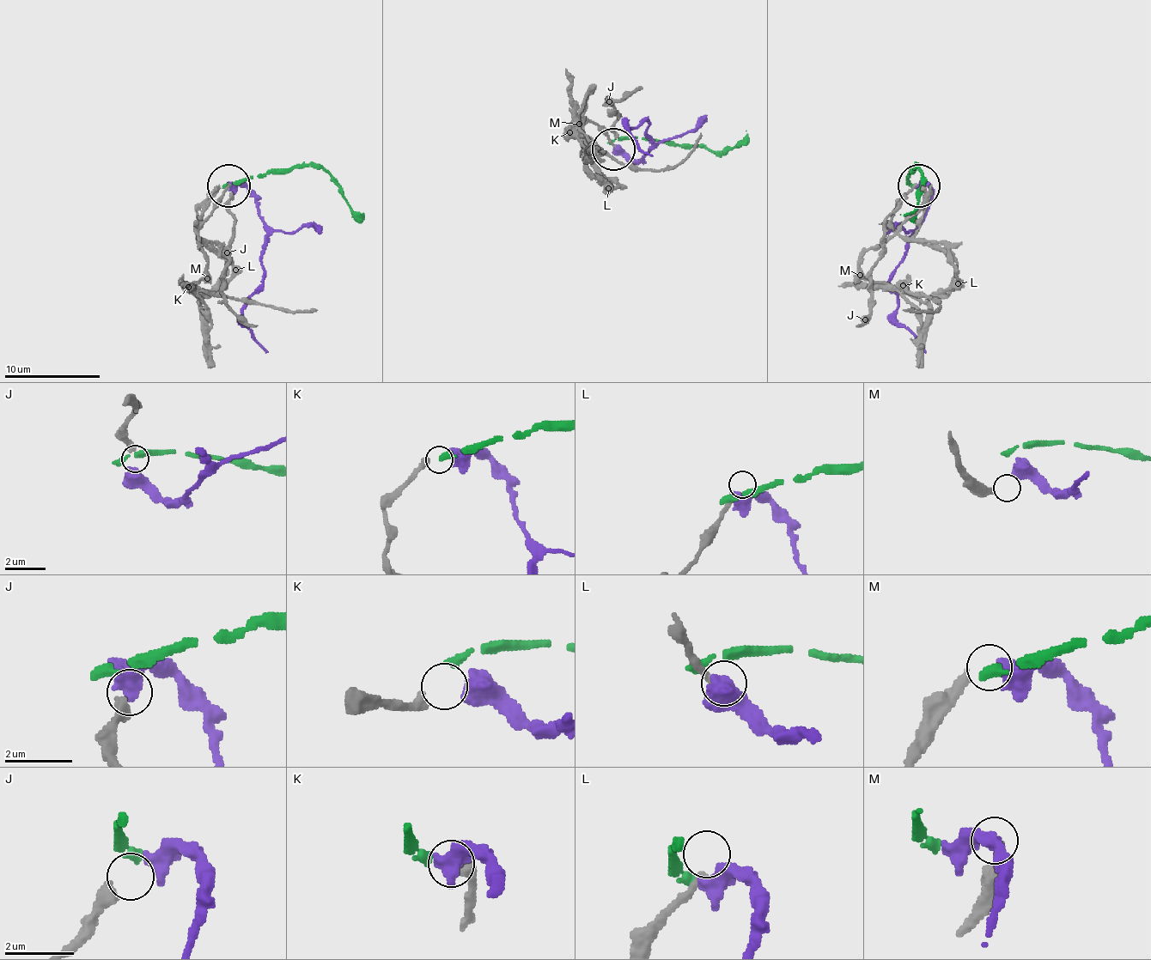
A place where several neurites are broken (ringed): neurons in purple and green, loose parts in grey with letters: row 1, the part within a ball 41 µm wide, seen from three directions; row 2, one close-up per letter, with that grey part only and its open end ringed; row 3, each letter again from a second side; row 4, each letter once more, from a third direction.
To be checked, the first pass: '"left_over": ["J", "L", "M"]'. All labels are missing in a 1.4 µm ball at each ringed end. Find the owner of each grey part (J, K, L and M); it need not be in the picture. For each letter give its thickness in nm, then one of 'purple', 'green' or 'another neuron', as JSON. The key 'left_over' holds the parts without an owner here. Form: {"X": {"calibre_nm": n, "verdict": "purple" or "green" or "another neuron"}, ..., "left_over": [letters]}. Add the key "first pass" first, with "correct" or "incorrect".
{"first pass": "correct", "J": {"calibre_nm": 340, "verdict": "another neuron"}, "K": {"calibre_nm": 320, "verdict": "green"}, "L": {"calibre_nm": 180, "verdict": "another neuron"}, "M": {"calibre_nm": 320, "verdict": "another neuron"}, "left_over": ["J", "L", "M"]}

